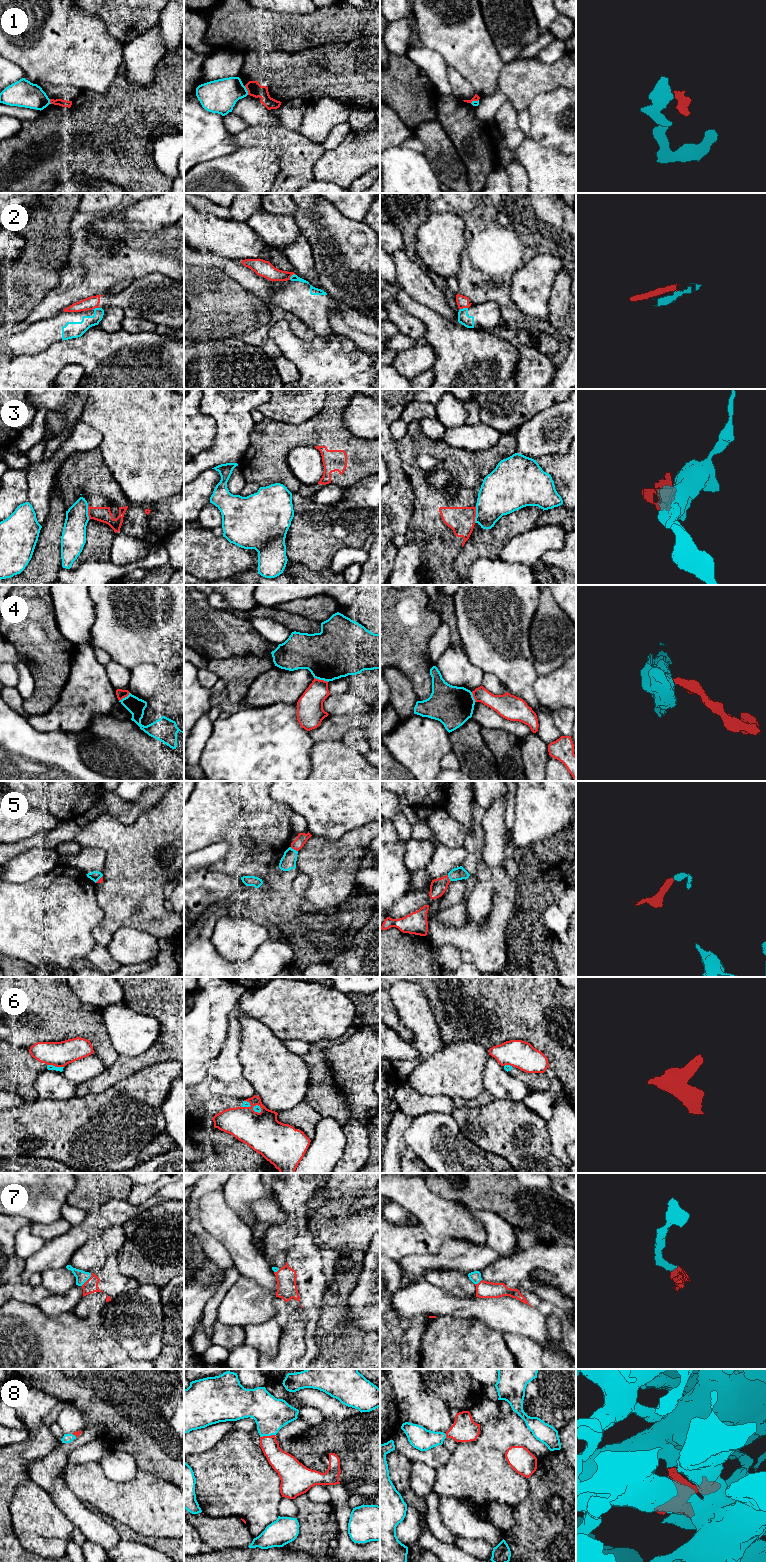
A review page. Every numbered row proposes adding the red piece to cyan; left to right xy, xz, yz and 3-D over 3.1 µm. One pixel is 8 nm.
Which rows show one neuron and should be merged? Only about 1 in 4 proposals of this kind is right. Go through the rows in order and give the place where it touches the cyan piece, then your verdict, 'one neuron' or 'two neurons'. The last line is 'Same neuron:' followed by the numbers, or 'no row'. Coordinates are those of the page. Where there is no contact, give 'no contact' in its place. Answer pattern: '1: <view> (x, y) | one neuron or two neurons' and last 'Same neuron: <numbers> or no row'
1: xz (246, 90) | two neurons
2: yz (463, 308) | two neurons
3: yz (476, 514) | two neurons
4: xz (321, 679) | two neurons
5: xz (293, 849) | two neurons
6: xy (54, 1066) | two neurons
7: xy (87, 1279) | one neuron
8: xz (267, 1435) | one neuron
Same neuron: 7, 8

